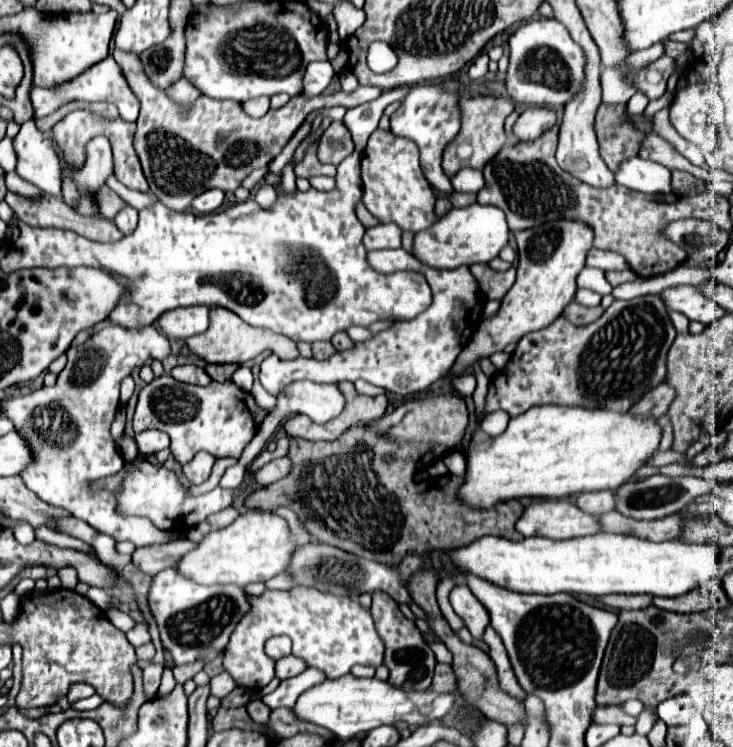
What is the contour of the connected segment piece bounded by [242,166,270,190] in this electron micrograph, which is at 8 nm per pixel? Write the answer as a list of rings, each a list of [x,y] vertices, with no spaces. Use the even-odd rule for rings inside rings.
[[[268,166],[252,171],[252,173],[243,180],[242,187],[251,190],[256,184],[265,178],[269,171]]]

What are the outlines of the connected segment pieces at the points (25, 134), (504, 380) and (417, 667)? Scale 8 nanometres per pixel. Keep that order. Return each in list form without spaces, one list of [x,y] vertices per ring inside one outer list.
[[[34,120],[22,124],[18,136],[14,138],[16,152],[16,172],[20,178],[38,186],[44,194],[60,196],[60,158],[52,146],[52,140],[42,134]]]
[[[640,296],[640,298],[634,298],[634,300],[614,300],[612,306],[608,310],[604,310],[604,314],[588,324],[588,326],[574,326],[570,324],[566,318],[558,318],[556,322],[552,322],[548,328],[544,330],[538,330],[538,332],[532,332],[528,336],[524,336],[518,344],[516,344],[516,350],[512,352],[510,356],[510,362],[490,380],[490,390],[488,390],[488,396],[486,396],[486,410],[484,414],[488,412],[494,412],[494,410],[506,410],[510,416],[518,416],[522,412],[526,412],[528,408],[532,406],[540,406],[540,404],[560,404],[560,406],[584,406],[584,408],[608,408],[608,410],[616,410],[616,412],[628,412],[632,408],[632,404],[636,404],[648,390],[652,390],[658,382],[664,380],[666,376],[666,352],[668,352],[668,344],[674,340],[676,332],[674,332],[674,326],[670,322],[670,316],[668,316],[668,310],[664,306],[664,302],[658,298],[658,296]]]
[[[372,592],[370,614],[374,618],[378,636],[382,638],[384,648],[386,648],[384,666],[390,670],[388,682],[402,690],[428,690],[432,684],[436,658],[434,658],[434,652],[430,650],[430,646],[424,642],[424,636],[416,628],[416,624],[402,614],[398,602],[394,598],[390,598],[386,592]]]

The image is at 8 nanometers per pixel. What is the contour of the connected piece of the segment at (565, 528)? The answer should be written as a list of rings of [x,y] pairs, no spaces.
[[[534,500],[524,508],[524,514],[516,522],[516,530],[522,536],[544,536],[552,540],[568,540],[576,536],[588,536],[598,532],[596,516],[590,516],[582,512],[574,502],[570,500]]]

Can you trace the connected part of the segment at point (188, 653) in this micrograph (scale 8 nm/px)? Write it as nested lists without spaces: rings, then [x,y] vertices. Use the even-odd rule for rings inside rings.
[[[174,568],[158,572],[148,590],[148,608],[160,630],[162,646],[170,652],[174,666],[196,660],[214,660],[226,648],[232,630],[242,620],[248,606],[240,586],[198,586],[188,578],[180,578]]]

